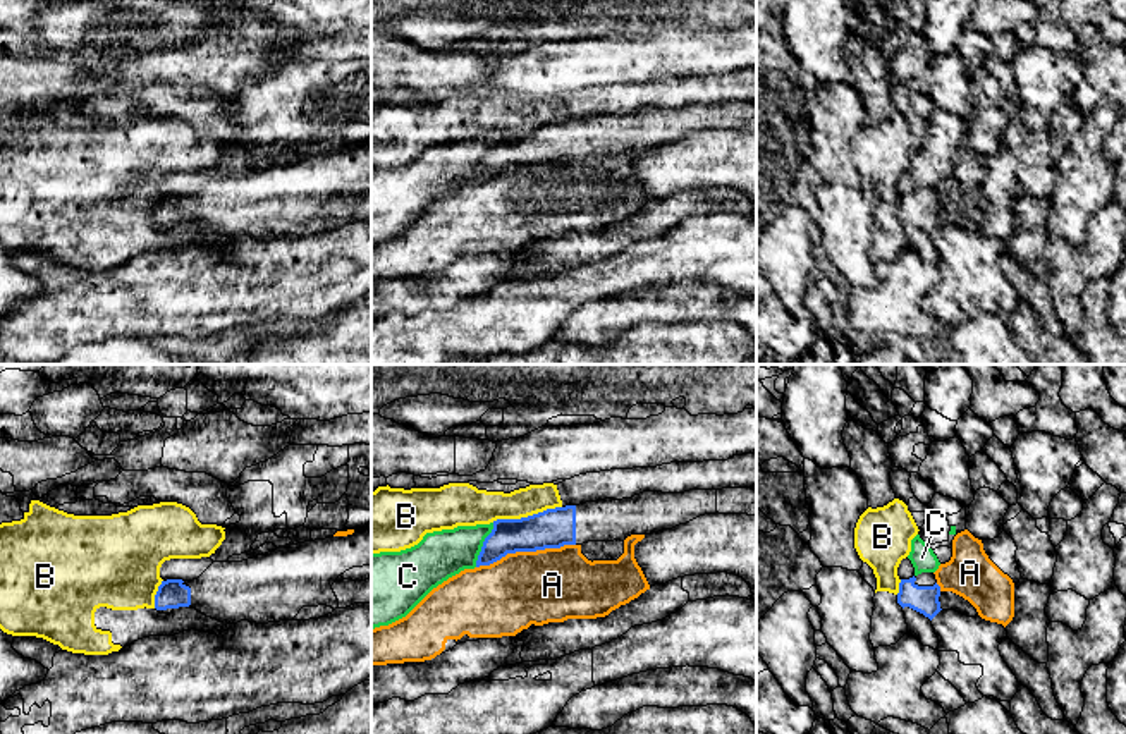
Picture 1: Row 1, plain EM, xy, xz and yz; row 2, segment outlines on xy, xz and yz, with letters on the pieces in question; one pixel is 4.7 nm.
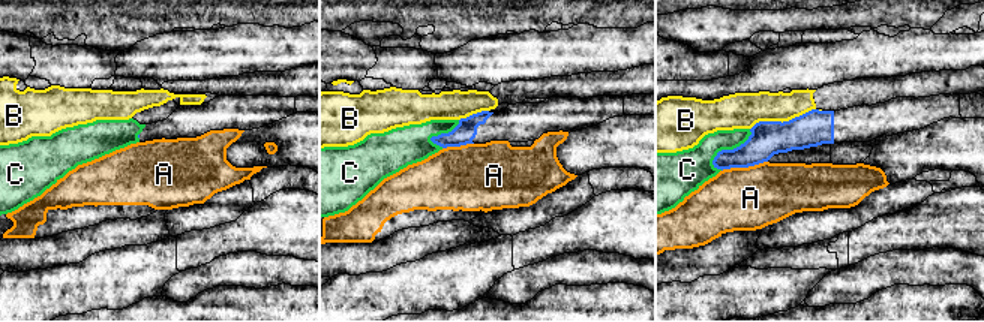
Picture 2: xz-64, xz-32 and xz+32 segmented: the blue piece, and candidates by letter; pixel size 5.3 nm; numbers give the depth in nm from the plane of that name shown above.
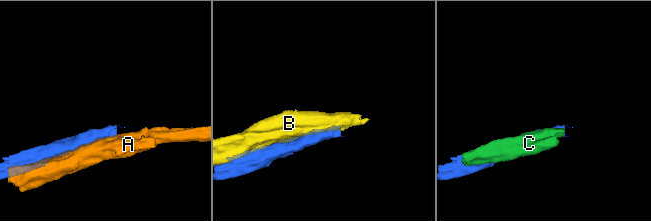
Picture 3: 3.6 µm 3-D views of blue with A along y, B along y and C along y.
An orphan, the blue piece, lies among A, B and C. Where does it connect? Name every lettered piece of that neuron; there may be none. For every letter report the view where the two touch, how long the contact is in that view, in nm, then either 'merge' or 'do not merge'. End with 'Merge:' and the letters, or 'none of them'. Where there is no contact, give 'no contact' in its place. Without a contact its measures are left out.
A: xz | 480 nm | do not merge
B: xz | 340 nm | do not merge
C: xz | 220 nm | do not merge
Merge: none of them

